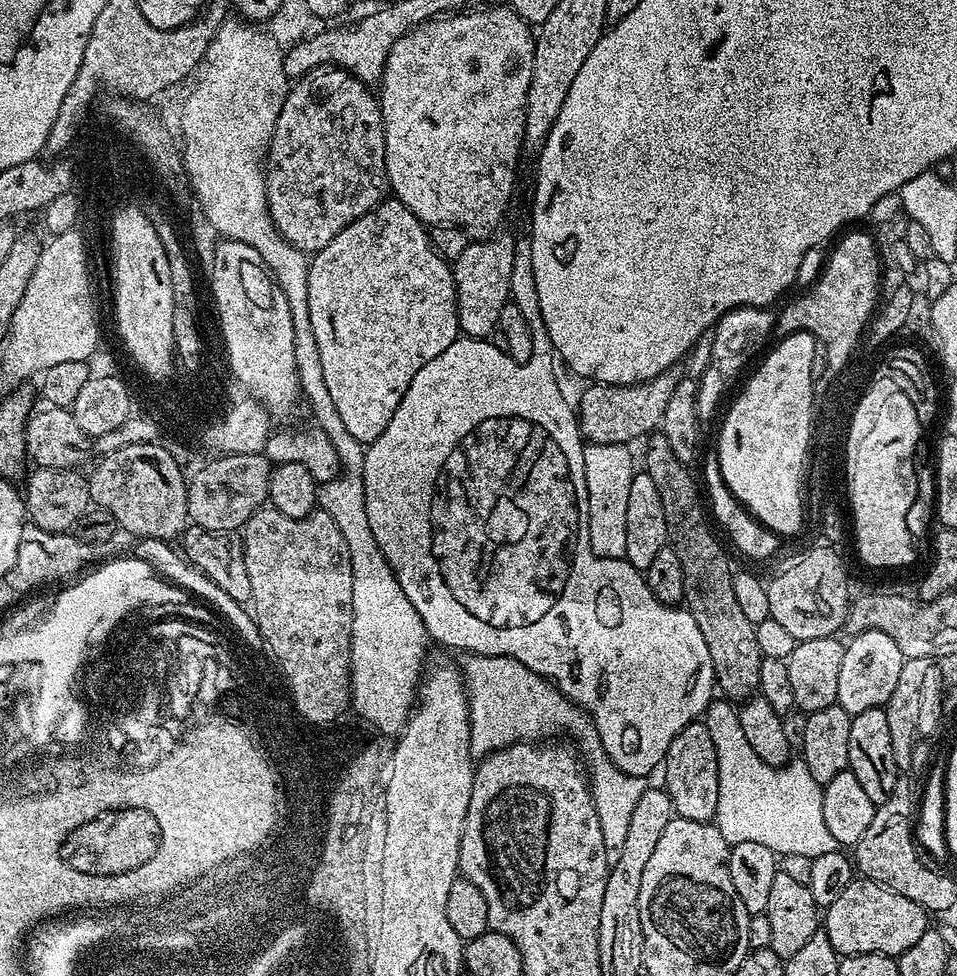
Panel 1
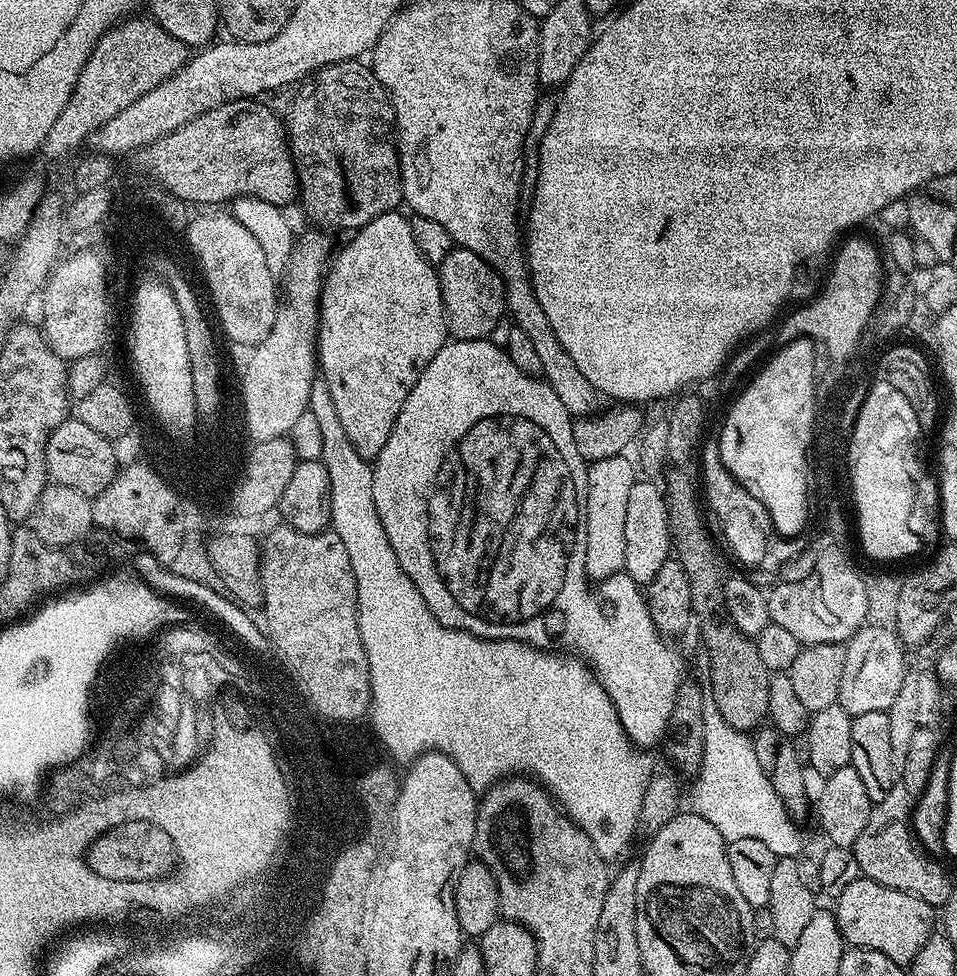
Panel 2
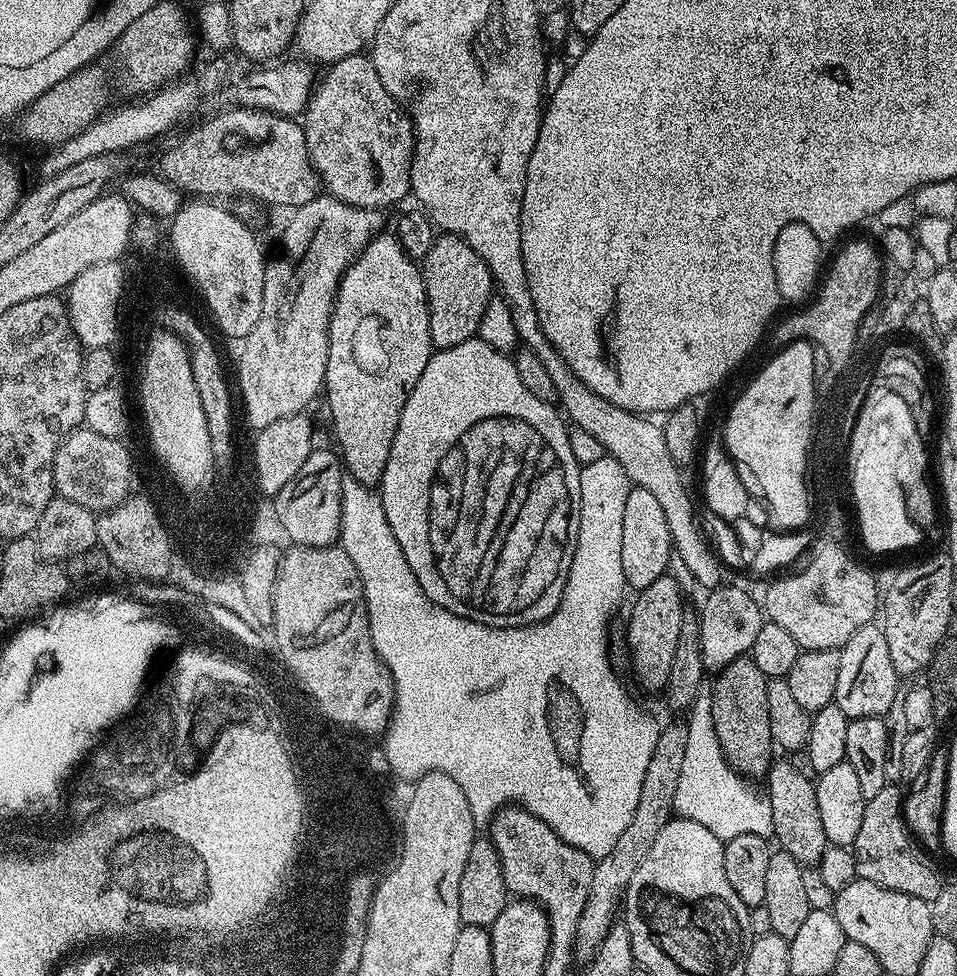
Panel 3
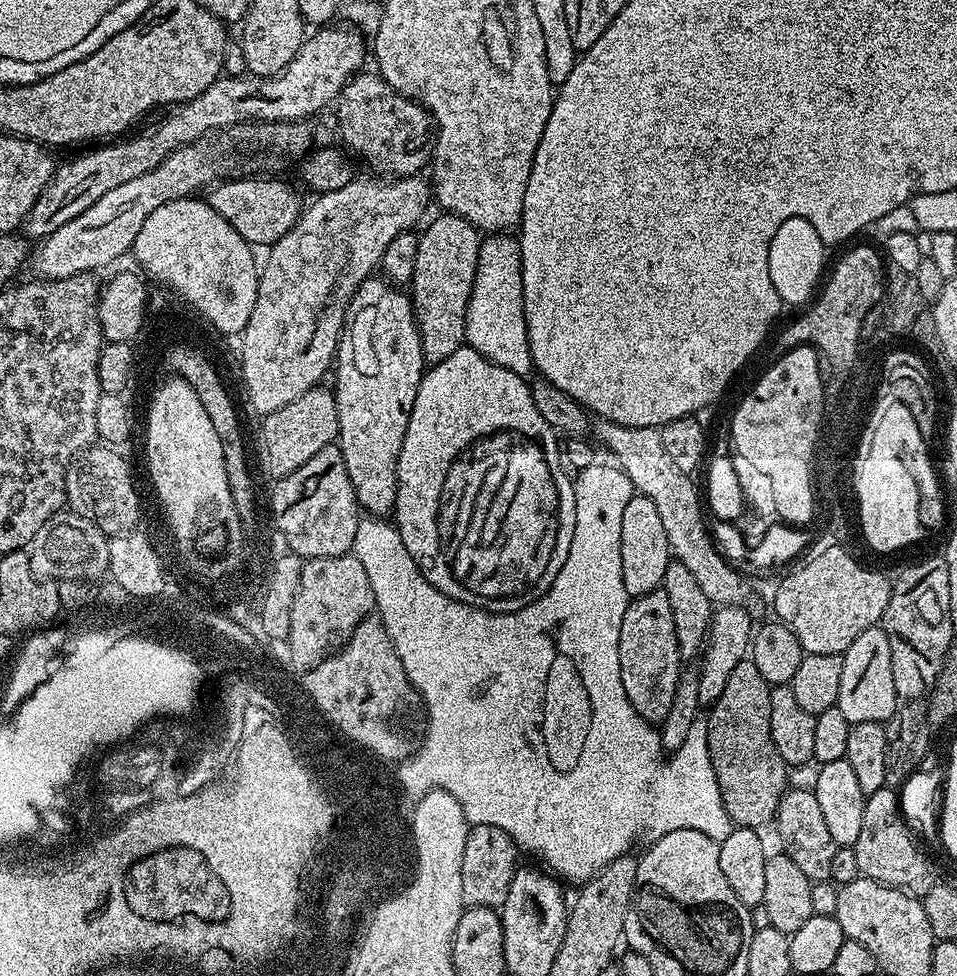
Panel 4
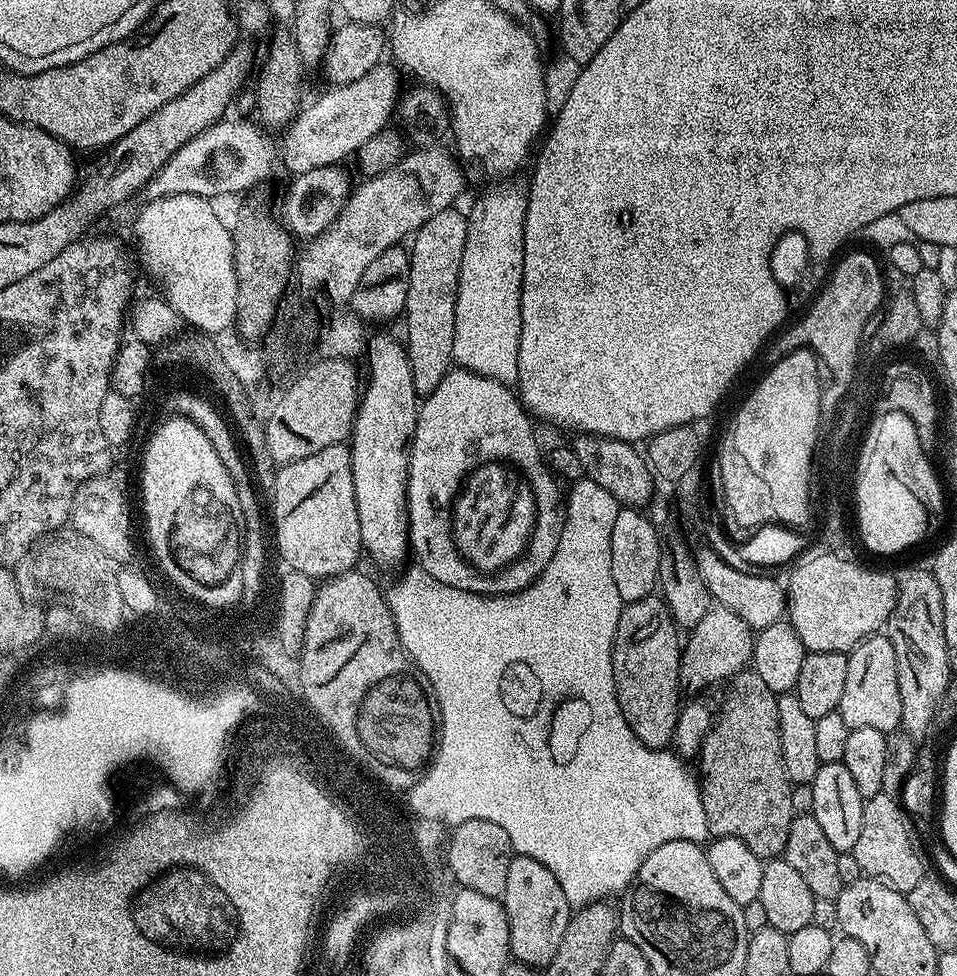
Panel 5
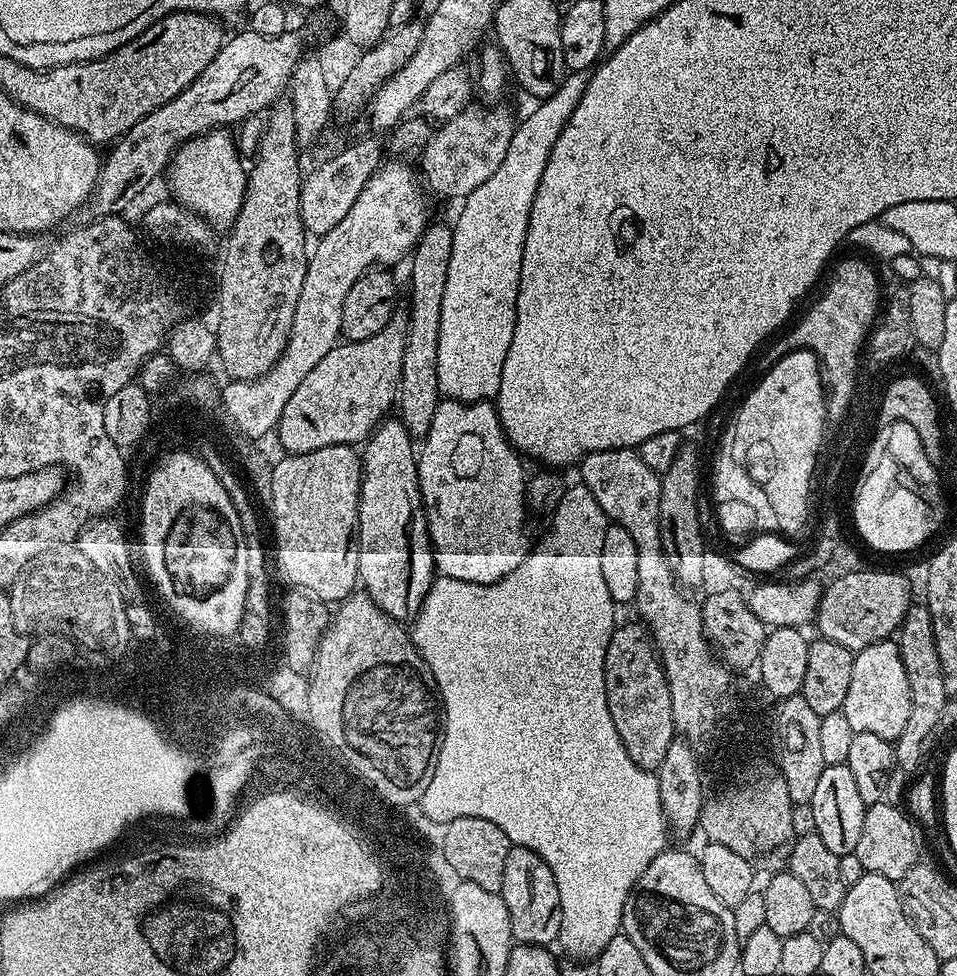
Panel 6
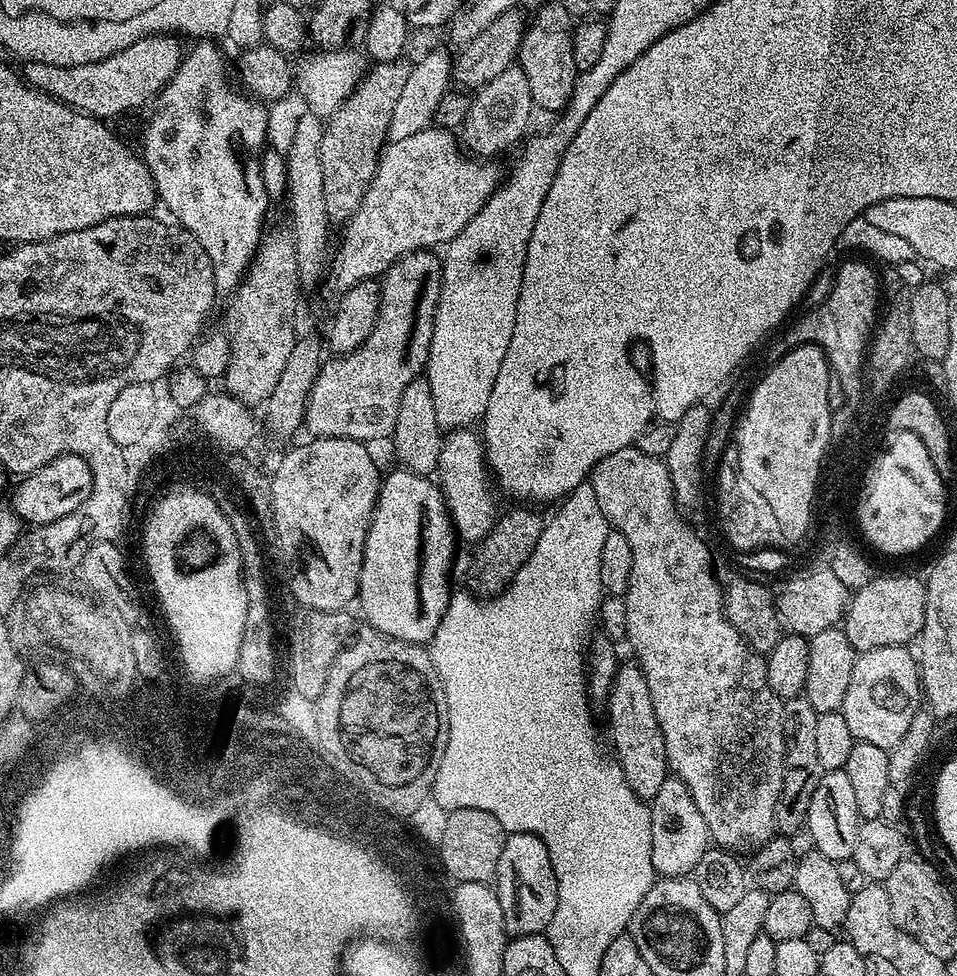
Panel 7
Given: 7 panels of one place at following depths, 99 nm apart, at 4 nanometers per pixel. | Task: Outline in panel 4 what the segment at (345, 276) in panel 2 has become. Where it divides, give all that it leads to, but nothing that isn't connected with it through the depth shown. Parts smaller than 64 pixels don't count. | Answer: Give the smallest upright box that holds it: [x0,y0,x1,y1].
[334,278,426,518]

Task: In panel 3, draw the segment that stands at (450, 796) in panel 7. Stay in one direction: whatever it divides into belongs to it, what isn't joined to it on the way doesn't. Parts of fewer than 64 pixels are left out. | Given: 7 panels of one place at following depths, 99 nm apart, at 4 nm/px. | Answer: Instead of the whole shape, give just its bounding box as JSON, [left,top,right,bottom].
[339,454,772,858]

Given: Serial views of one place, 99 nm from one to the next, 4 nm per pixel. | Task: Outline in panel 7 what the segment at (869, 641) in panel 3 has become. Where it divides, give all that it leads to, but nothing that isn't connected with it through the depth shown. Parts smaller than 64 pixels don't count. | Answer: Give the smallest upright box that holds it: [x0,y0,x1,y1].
[840,644,922,750]

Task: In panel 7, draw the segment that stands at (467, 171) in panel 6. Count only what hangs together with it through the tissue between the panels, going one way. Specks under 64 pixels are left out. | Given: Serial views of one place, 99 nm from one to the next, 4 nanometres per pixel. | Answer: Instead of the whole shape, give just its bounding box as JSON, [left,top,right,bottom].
[459,66,534,158]

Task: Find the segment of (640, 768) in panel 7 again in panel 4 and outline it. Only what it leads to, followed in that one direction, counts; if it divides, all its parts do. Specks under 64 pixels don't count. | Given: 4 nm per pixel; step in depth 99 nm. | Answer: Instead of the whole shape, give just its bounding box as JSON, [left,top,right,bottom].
[618,590,682,726]

